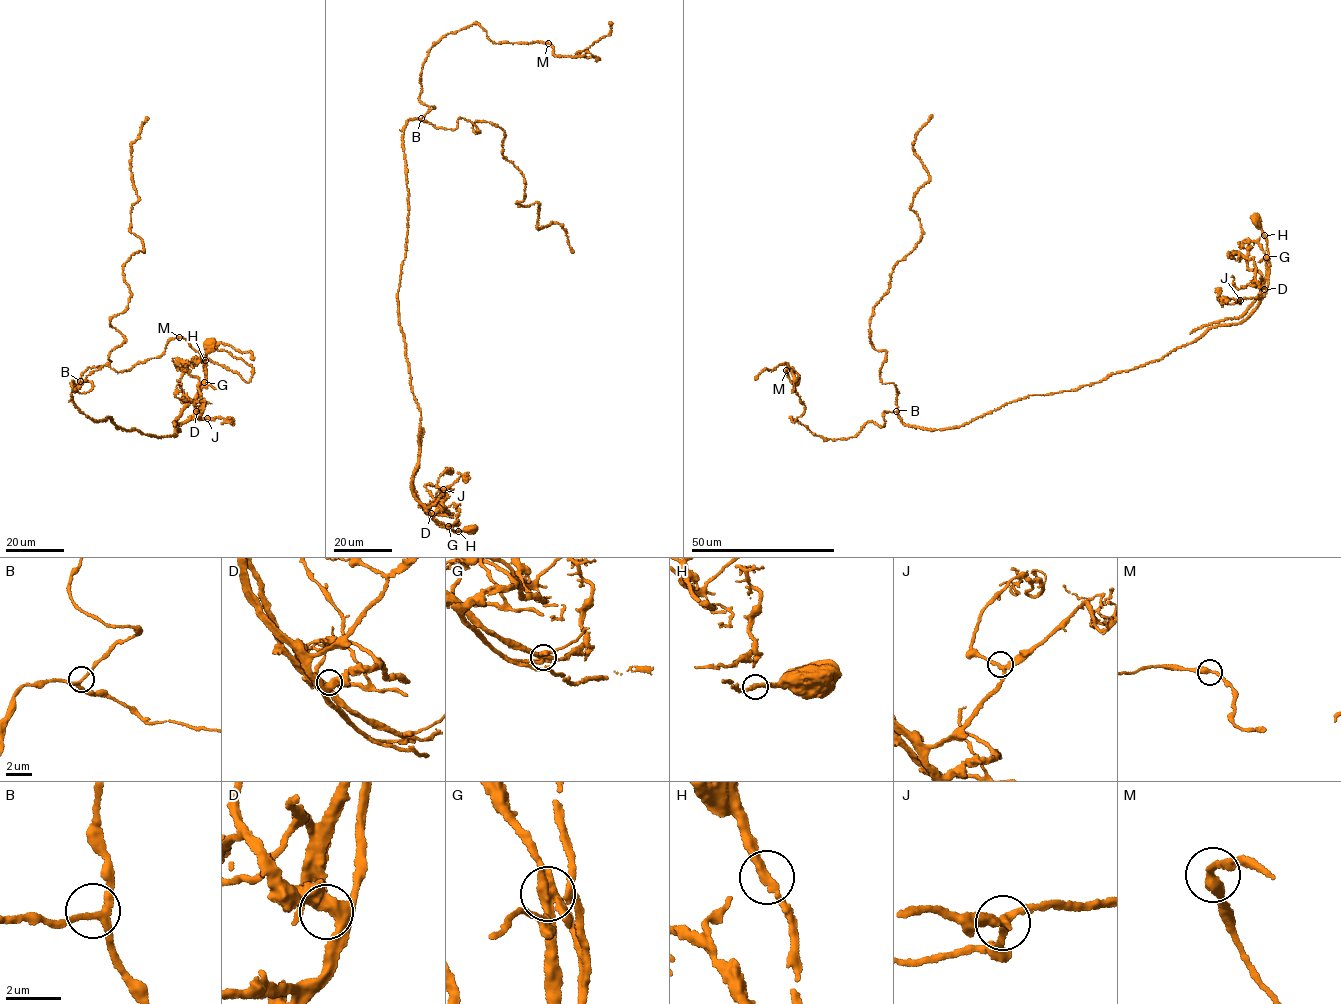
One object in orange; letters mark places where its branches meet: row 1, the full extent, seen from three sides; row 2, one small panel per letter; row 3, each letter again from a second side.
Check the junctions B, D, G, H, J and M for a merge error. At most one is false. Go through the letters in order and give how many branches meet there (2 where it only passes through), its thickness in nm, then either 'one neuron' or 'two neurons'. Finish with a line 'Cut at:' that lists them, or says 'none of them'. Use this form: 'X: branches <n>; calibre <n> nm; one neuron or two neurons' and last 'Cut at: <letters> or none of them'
B: branches 3; calibre 240 nm; one neuron
D: branches 3; calibre 400 nm; one neuron
G: branches 4; calibre 380 nm; two neurons
H: branches 3; calibre 240 nm; one neuron
J: branches 3; calibre 240 nm; one neuron
M: branches 2; calibre 340 nm; one neuron
Cut at: G

